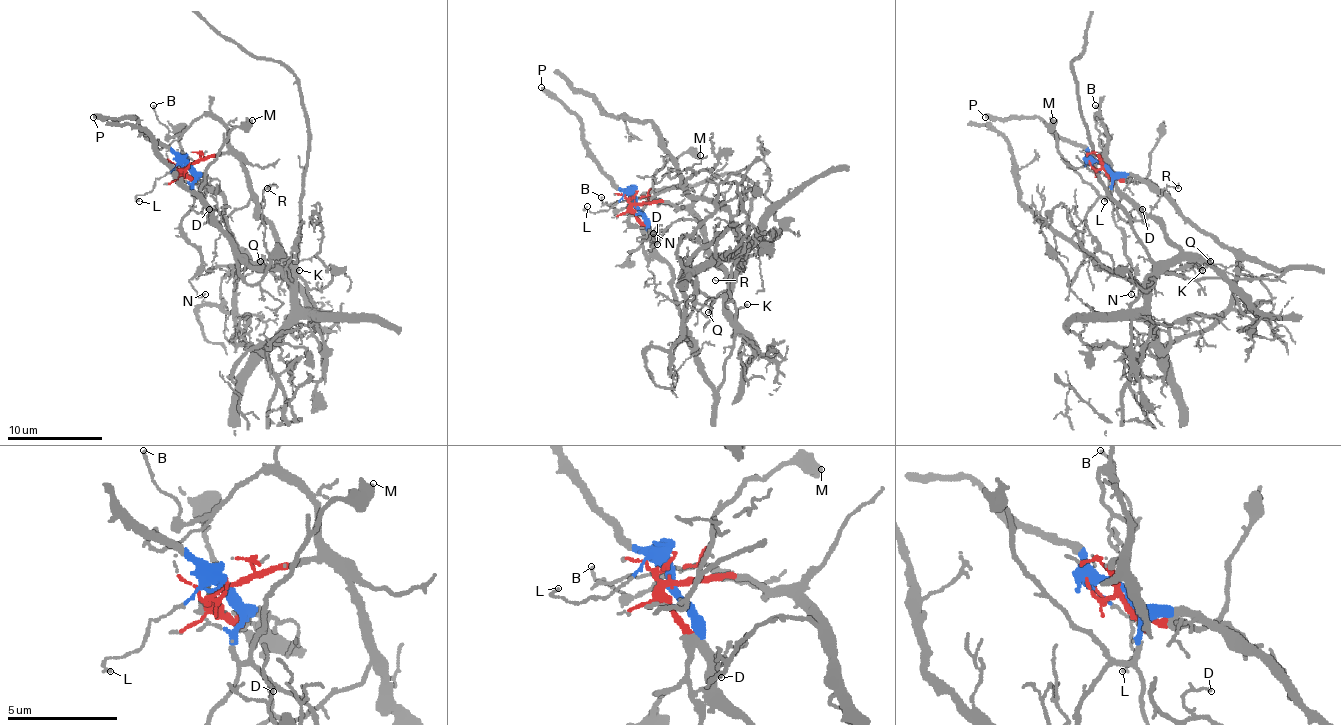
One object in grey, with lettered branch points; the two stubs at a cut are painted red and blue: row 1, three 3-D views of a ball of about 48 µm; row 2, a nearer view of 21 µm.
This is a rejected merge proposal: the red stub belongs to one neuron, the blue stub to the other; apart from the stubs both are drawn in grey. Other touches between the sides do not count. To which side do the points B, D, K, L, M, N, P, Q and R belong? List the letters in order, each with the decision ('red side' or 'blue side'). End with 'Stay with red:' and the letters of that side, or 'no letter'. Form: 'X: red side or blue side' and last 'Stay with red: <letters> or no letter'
B: red side
D: red side
K: red side
L: blue side
M: blue side
N: blue side
P: blue side
Q: red side
R: red side
Stay with red: B, D, K, Q, R

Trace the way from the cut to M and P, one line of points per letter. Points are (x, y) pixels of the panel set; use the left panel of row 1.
M: (188, 164), (195, 176), (193, 191), (197, 195), (205, 169), (217, 157), (221, 143), (233, 129), (252, 119)
P: (188, 164), (159, 145), (133, 117), (93, 117)

